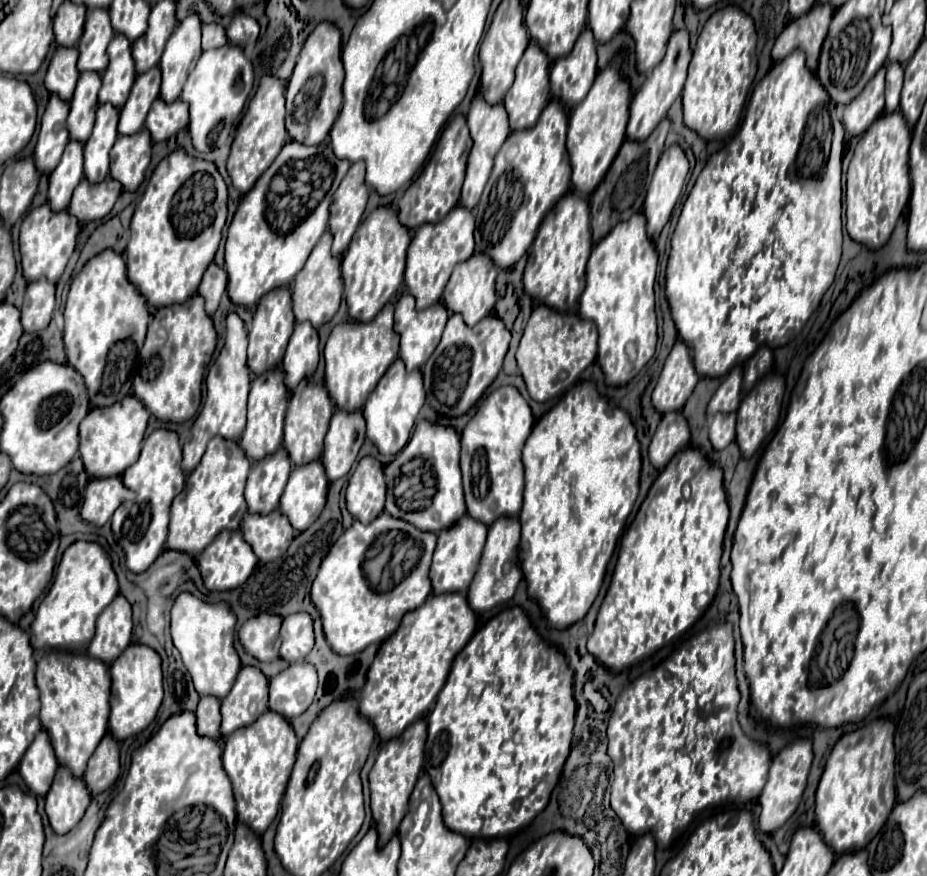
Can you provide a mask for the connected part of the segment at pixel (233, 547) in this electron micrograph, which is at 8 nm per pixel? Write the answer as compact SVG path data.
M223 530L203 550L197 564L209 590L231 590L249 578L257 558L239 530Z

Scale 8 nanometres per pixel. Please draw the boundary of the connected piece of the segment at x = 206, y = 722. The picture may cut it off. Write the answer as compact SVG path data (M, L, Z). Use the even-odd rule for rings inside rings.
M203 696L197 706L197 730L203 736L209 736L213 740L221 738L221 712L219 712L221 700L215 696Z

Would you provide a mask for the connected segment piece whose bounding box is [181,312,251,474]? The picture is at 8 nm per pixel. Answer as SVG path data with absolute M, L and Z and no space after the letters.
M229 312L225 320L225 344L219 352L219 358L213 362L213 366L207 372L205 384L207 384L207 394L203 400L203 408L199 416L193 422L191 428L191 438L183 444L183 470L189 474L201 460L207 442L213 436L223 436L223 438L239 438L239 434L245 428L245 406L247 406L247 394L249 394L249 382L251 382L251 370L247 370L247 330L243 320L235 314Z

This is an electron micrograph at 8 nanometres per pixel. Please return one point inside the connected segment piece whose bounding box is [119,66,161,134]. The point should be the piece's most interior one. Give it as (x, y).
(145, 89)

